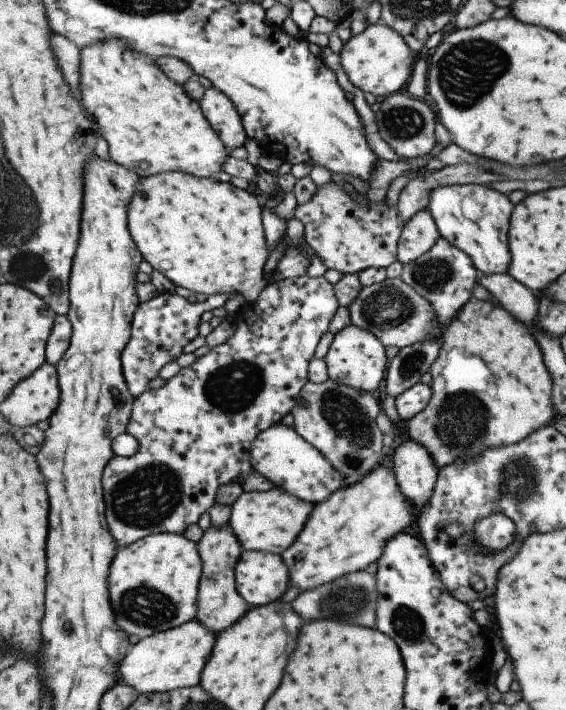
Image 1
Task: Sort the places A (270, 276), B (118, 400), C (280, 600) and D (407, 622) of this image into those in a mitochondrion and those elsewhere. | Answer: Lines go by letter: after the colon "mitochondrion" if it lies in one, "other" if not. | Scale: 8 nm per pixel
A: other
B: other
C: other
D: mitochondrion

